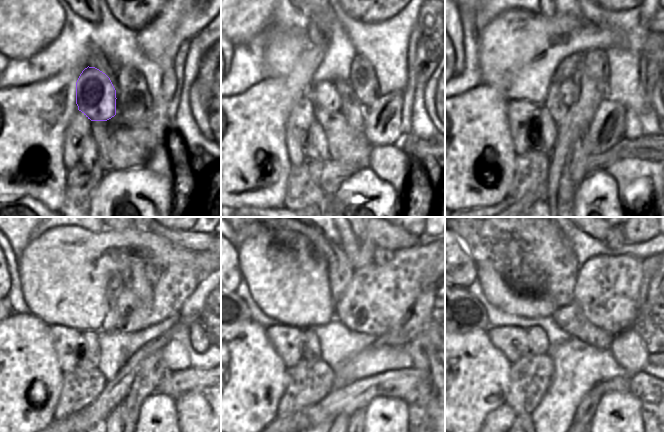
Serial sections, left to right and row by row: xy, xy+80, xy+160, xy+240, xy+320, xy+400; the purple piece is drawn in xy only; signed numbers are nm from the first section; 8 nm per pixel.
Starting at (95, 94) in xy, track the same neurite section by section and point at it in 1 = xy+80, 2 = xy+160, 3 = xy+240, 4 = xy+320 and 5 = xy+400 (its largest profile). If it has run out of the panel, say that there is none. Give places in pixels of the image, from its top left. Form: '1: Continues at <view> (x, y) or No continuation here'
1: Continues at xy+80 (323, 94)
2: Continues at xy+160 (569, 91)
3: Continues at xy+240 (177, 282)
4: Continues at xy+320 (377, 298)
5: Continues at xy+400 (607, 286)

